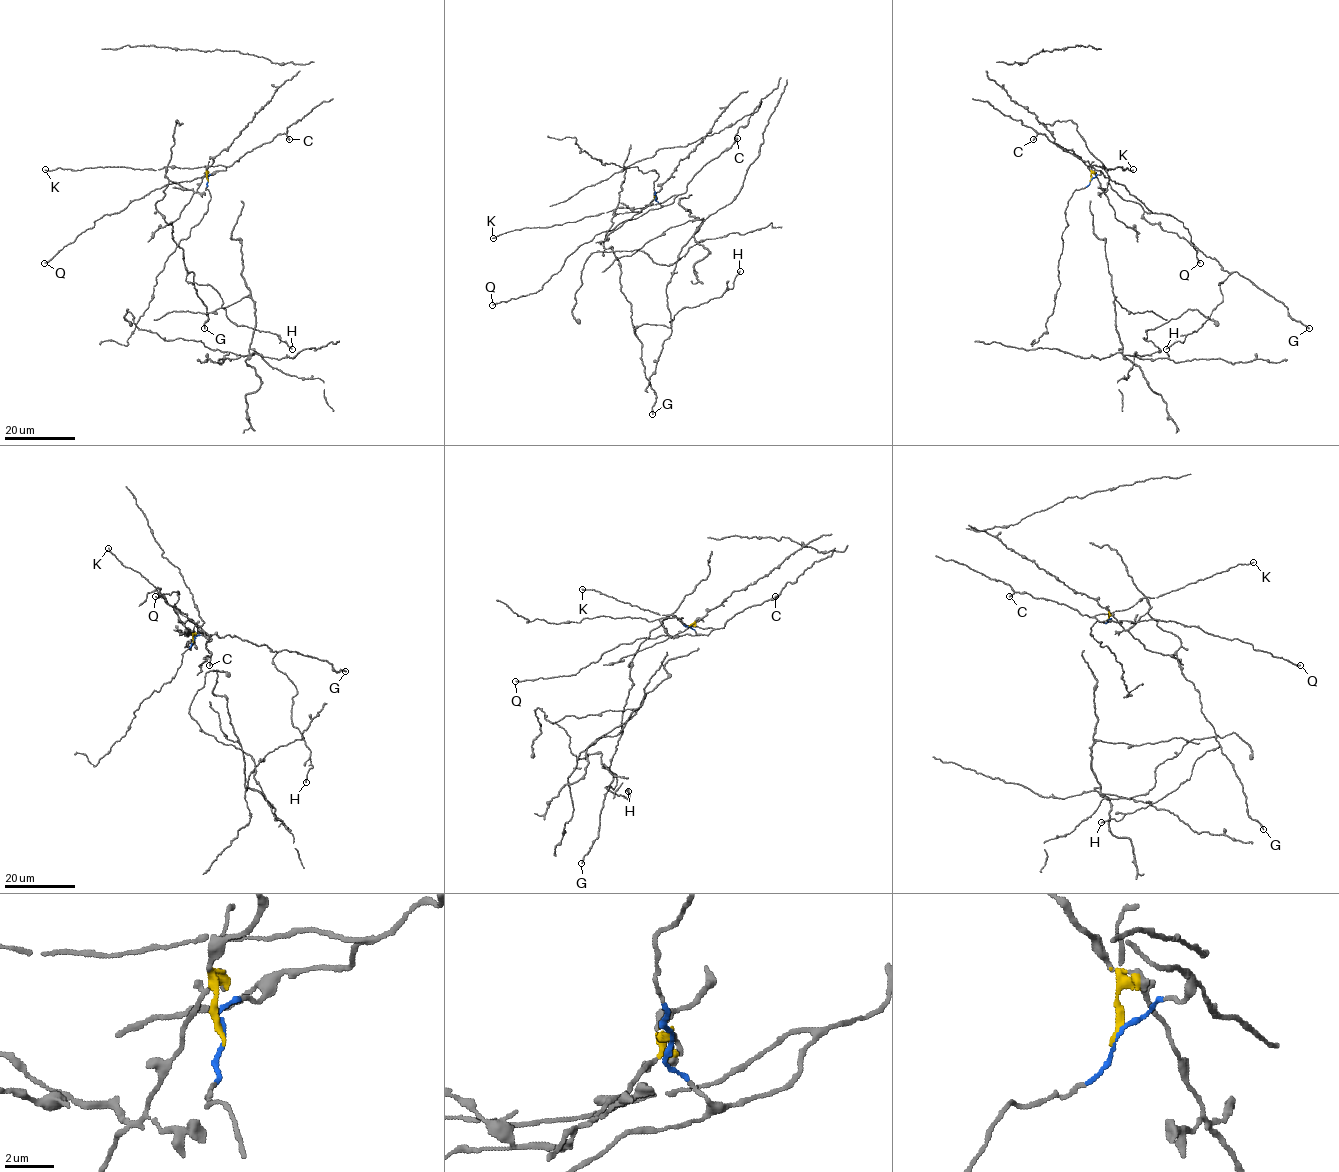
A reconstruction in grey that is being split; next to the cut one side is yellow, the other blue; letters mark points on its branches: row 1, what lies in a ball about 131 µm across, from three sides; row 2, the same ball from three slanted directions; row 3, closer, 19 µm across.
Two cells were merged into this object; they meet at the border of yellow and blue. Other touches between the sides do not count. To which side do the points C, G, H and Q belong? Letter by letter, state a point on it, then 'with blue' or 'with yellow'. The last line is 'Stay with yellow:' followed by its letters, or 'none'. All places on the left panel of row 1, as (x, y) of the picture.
C: (289, 139) | with blue
G: (204, 328) | with yellow
H: (292, 349) | with yellow
Q: (44, 263) | with blue
Stay with yellow: G, H

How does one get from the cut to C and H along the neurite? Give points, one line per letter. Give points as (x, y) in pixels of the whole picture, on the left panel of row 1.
C: (208, 179), (207, 177), (225, 170), (278, 134), (284, 134), (289, 140)
H: (207, 179), (194, 192), (168, 181), (155, 203), (186, 280), (210, 285), (231, 321), (291, 349)

